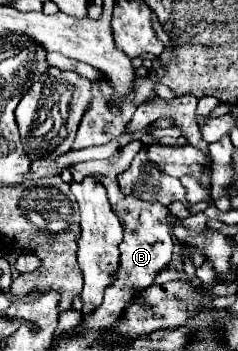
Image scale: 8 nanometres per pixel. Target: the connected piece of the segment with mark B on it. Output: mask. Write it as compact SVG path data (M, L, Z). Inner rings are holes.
M125 197L123 201L119 201L115 213L125 223L125 237L119 243L121 267L115 275L115 285L105 291L103 305L93 315L83 317L87 327L91 327L91 331L103 331L103 327L111 327L121 317L131 295L135 291L147 289L153 283L153 277L169 265L171 255L173 255L174 241L171 225L169 225L169 217L171 217L169 207L161 203L147 203L137 197Z

